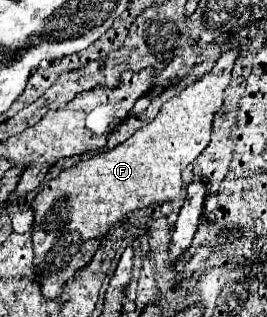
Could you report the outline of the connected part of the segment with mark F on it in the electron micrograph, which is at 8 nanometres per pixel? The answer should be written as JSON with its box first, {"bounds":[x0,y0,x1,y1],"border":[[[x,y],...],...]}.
{"bounds":[33,44,239,298],"border":[[[239,44],[223,52],[211,72],[167,100],[157,118],[137,130],[129,140],[45,182],[45,188],[33,200],[33,250],[37,280],[41,282],[41,294],[45,294],[45,298],[61,294],[65,282],[91,262],[111,224],[131,210],[179,196],[183,168],[193,162],[211,140],[211,124],[223,106],[223,92],[231,82],[231,70],[239,52]]]}

